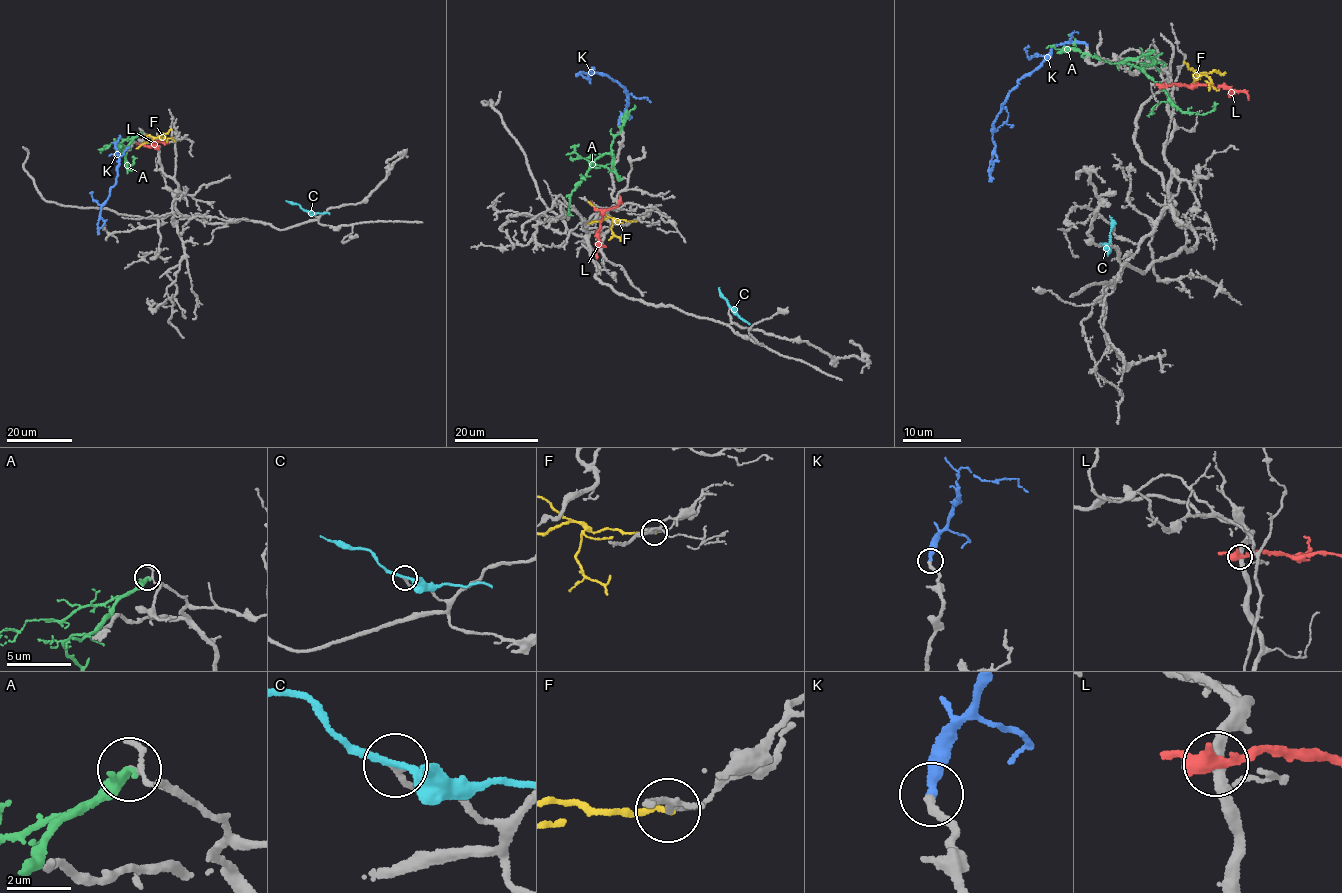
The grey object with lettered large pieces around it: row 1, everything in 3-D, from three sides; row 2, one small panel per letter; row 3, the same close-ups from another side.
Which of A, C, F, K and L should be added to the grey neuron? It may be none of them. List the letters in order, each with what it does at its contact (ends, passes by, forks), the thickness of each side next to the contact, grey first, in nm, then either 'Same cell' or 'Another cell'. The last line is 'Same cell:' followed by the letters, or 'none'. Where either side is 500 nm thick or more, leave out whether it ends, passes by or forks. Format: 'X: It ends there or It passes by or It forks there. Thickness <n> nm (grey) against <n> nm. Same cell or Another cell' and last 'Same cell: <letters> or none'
A: It passes by. Thickness 100 nm (grey) against 280 nm. Another cell
C: It passes by. Thickness 160 nm (grey) against 180 nm. Same cell
F: It ends there. Thickness 190 nm (grey) against 190 nm. Another cell
K: It ends there. Thickness 240 nm (grey) against 360 nm. Same cell
L: It passes by. Thickness 280 nm (grey) against 400 nm. Another cell
Same cell: C, K

